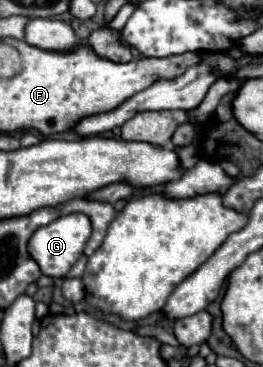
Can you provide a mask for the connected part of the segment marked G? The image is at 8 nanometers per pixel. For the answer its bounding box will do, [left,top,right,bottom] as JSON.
[29,213,91,279]

